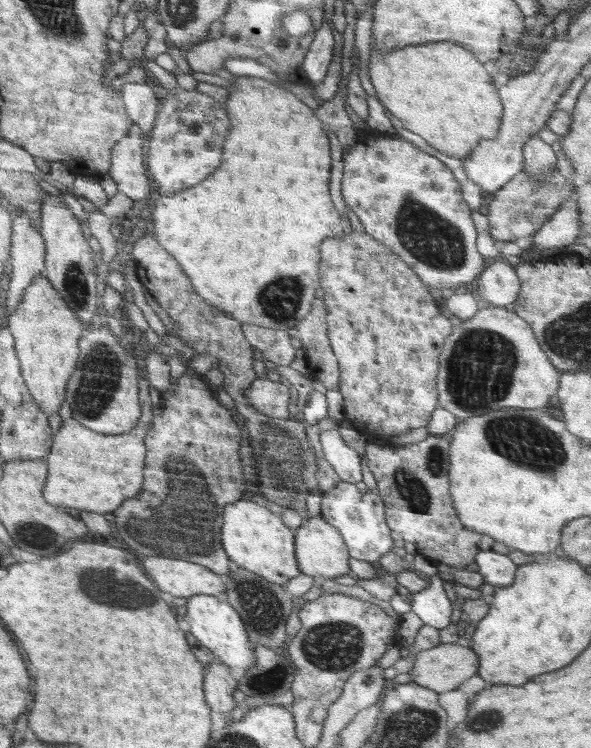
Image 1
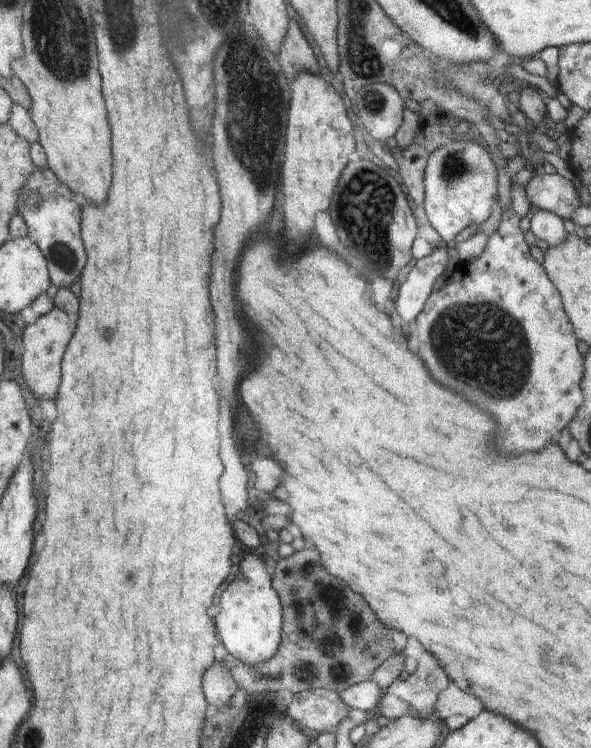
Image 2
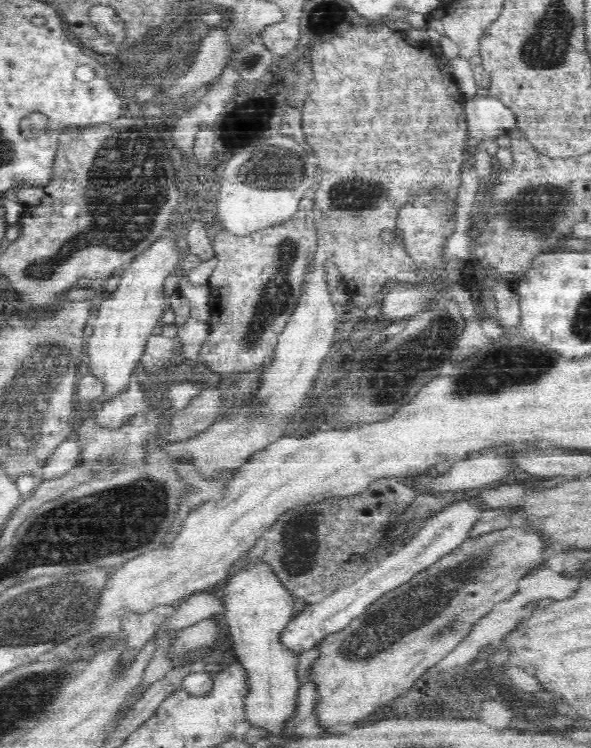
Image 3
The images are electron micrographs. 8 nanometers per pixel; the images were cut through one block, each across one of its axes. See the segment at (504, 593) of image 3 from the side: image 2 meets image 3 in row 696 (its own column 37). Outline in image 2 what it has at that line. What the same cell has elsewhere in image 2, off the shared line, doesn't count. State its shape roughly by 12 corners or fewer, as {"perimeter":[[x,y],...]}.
{"perimeter":[[62,309],[29,325],[24,374],[38,401],[54,398],[76,323]]}

